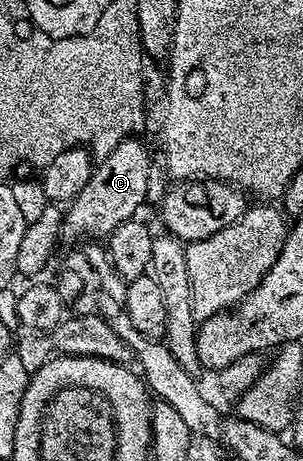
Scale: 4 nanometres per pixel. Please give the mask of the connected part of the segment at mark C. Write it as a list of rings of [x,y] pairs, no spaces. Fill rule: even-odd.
[[[137,137],[123,142],[95,165],[94,174],[84,184],[84,192],[68,203],[64,210],[61,237],[86,240],[106,240],[121,225],[131,221],[146,198],[150,186],[150,154],[137,142]]]

